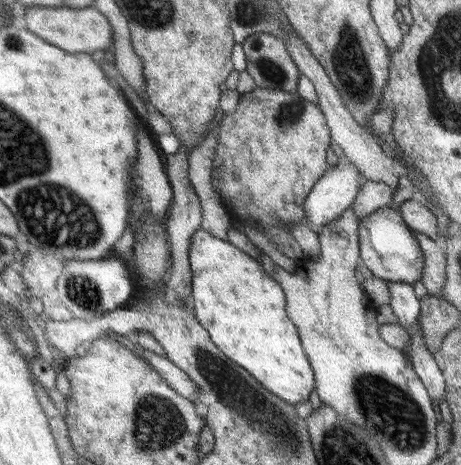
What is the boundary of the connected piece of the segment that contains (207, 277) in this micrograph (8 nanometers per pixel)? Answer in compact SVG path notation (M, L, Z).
M202 227L192 235L188 256L191 268L192 312L197 321L209 332L213 343L225 353L226 357L256 377L278 398L282 398L288 404L308 401L316 388L316 378L313 366L310 365L301 344L300 333L289 319L286 297L281 285L270 277L258 260L254 260L249 253L242 252L242 249L228 240L216 238Z

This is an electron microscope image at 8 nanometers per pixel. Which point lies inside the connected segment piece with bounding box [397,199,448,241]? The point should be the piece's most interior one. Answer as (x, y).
(417, 215)

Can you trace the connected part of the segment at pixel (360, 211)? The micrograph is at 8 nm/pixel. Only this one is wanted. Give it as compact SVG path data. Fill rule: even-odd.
M366 177L361 178L357 198L354 199L353 209L359 216L368 216L384 206L391 206L395 189L382 181L373 181Z

